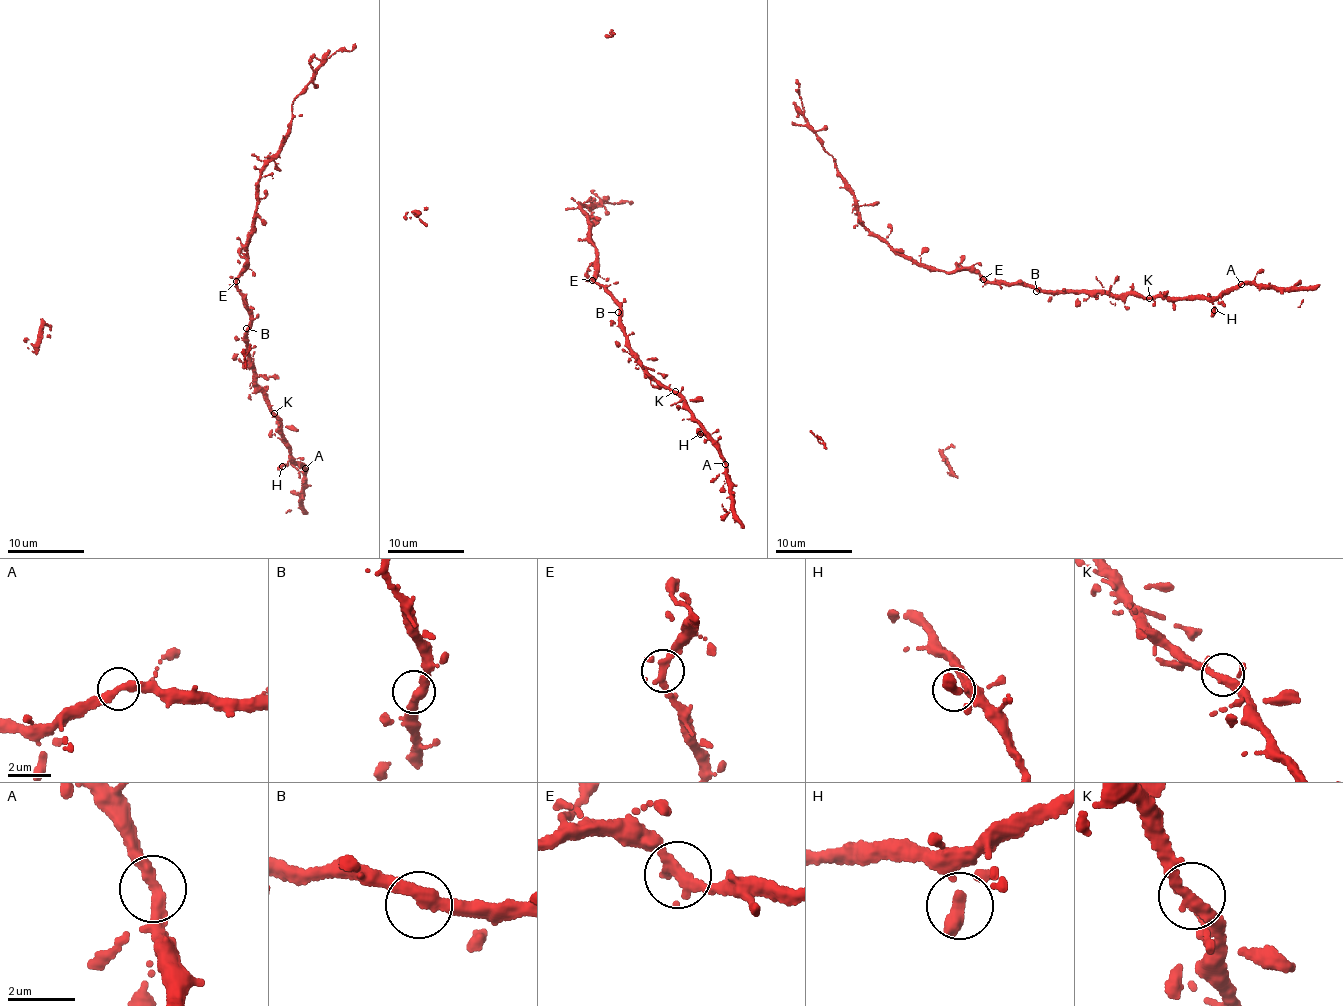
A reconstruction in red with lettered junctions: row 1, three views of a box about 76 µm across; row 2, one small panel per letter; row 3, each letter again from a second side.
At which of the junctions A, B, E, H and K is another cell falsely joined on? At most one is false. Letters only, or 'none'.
none

